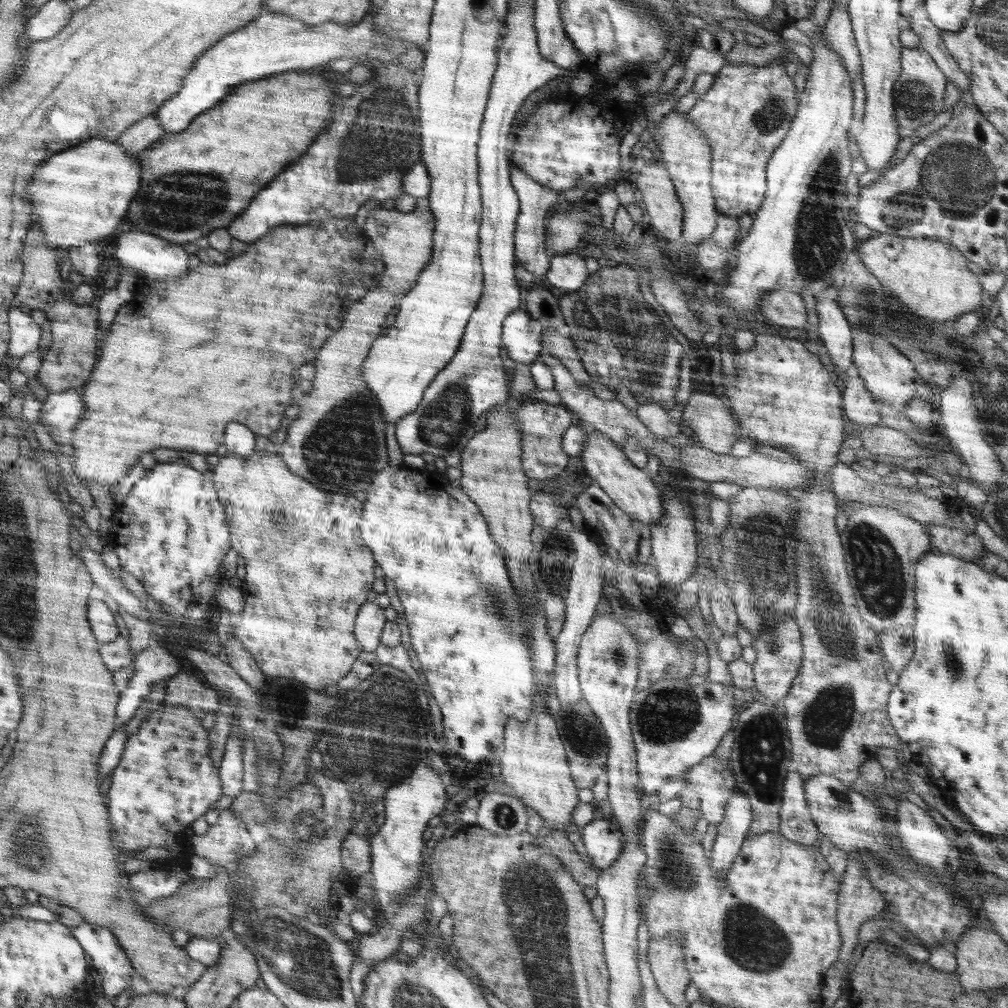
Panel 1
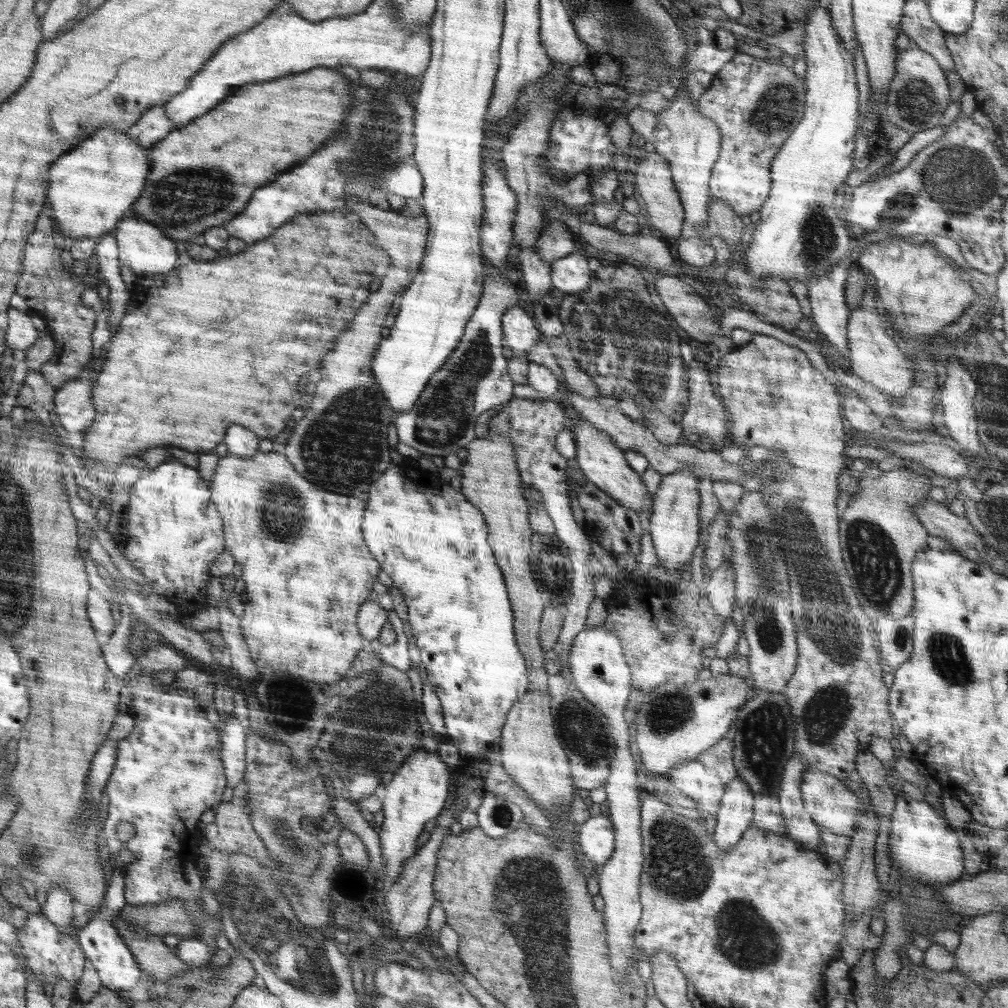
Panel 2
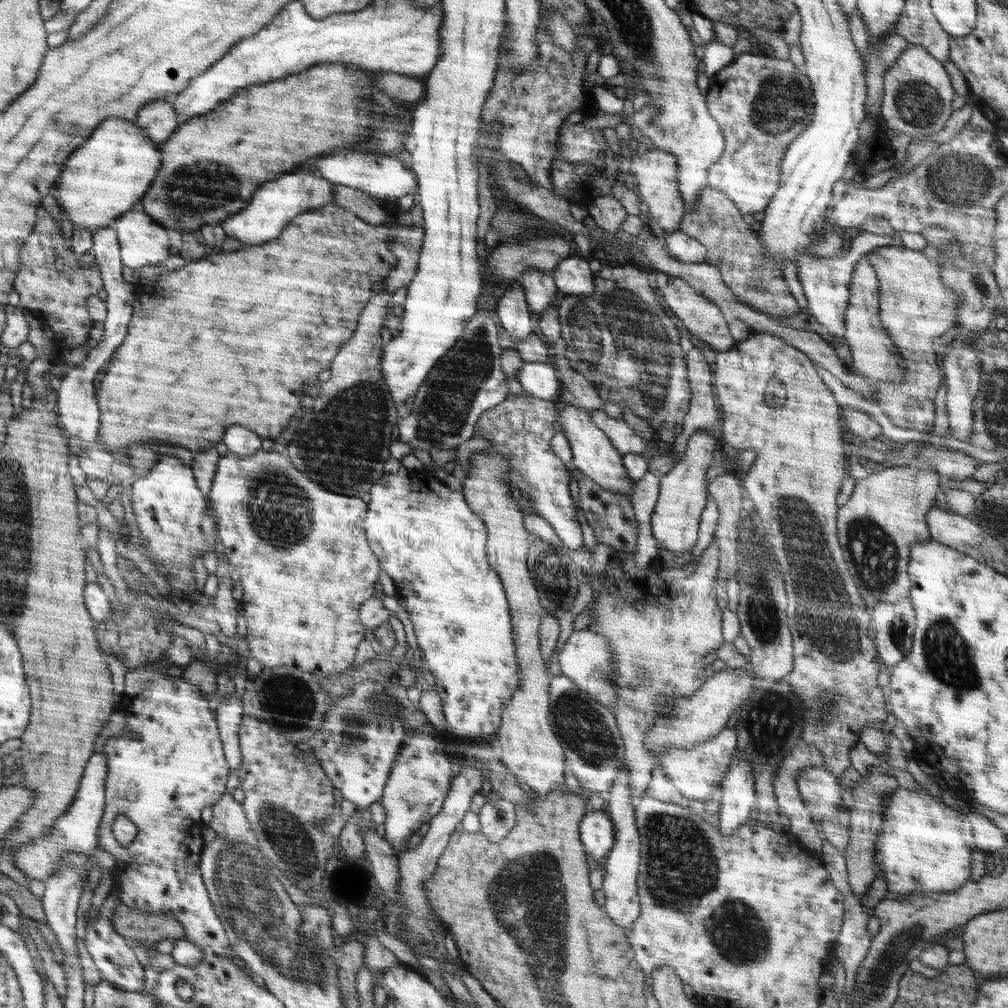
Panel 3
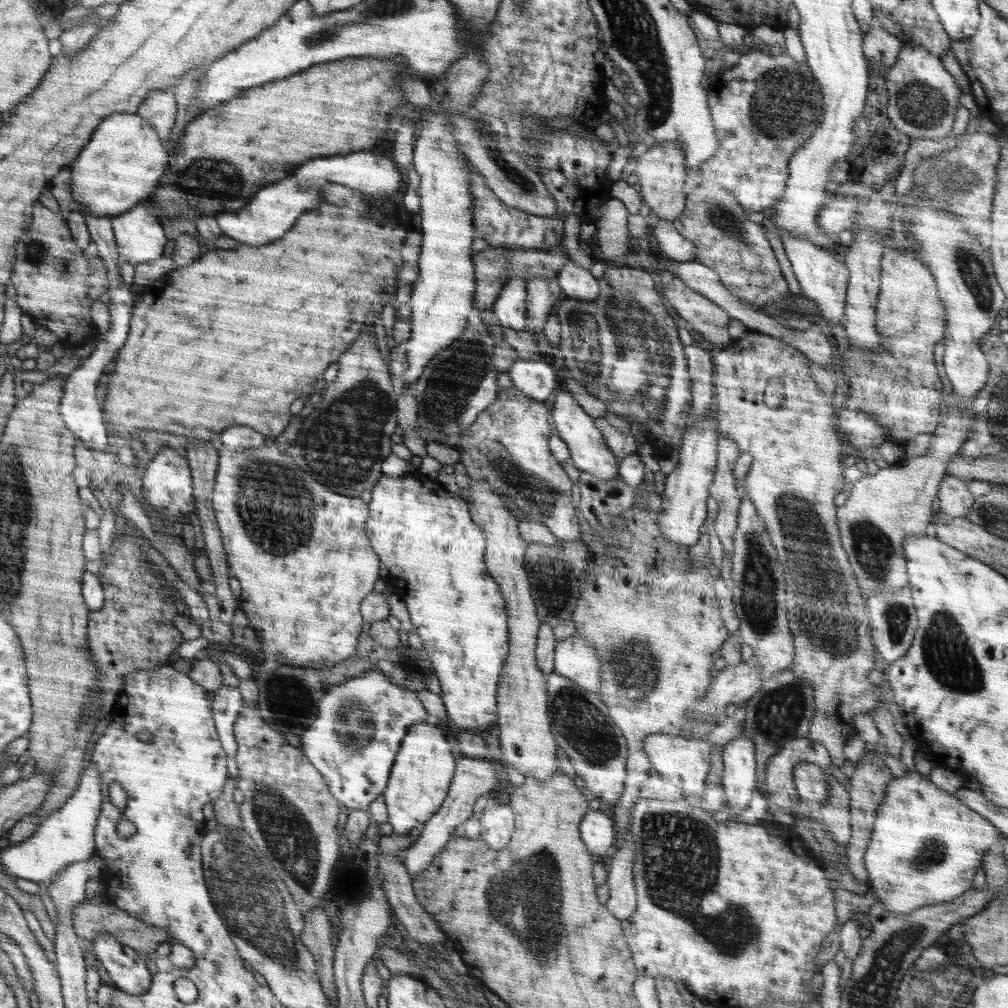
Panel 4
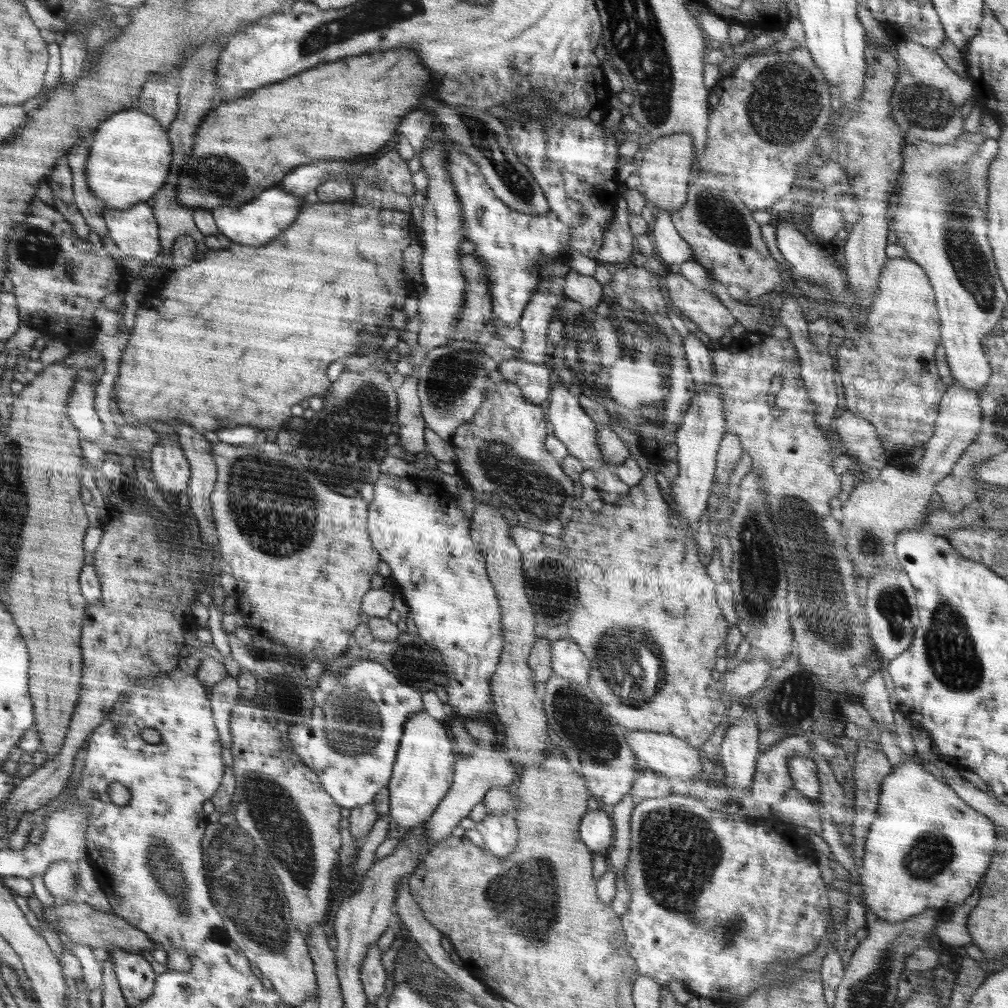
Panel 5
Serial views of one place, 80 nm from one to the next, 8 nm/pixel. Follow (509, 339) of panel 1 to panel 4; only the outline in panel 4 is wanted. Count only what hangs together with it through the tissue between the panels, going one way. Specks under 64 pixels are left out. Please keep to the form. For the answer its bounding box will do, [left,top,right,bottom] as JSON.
[492,277,529,331]

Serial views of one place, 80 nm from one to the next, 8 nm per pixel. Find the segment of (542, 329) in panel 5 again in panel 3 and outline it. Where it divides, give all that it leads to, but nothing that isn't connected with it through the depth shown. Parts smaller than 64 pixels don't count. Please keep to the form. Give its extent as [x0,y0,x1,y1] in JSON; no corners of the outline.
[519,268,559,317]

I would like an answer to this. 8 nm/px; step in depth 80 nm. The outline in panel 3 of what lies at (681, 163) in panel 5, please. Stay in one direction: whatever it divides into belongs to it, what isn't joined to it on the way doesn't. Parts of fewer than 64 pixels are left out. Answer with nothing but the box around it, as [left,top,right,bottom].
[631,149,686,231]

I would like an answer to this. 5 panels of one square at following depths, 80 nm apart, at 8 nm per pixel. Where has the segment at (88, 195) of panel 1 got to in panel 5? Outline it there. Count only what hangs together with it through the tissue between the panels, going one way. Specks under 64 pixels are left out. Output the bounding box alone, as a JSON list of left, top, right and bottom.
[85,108,174,208]

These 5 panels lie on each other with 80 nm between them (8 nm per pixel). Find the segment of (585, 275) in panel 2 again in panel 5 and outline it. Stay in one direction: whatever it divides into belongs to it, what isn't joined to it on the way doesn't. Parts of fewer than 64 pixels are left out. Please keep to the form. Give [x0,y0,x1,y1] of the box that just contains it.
[564,271,602,309]

